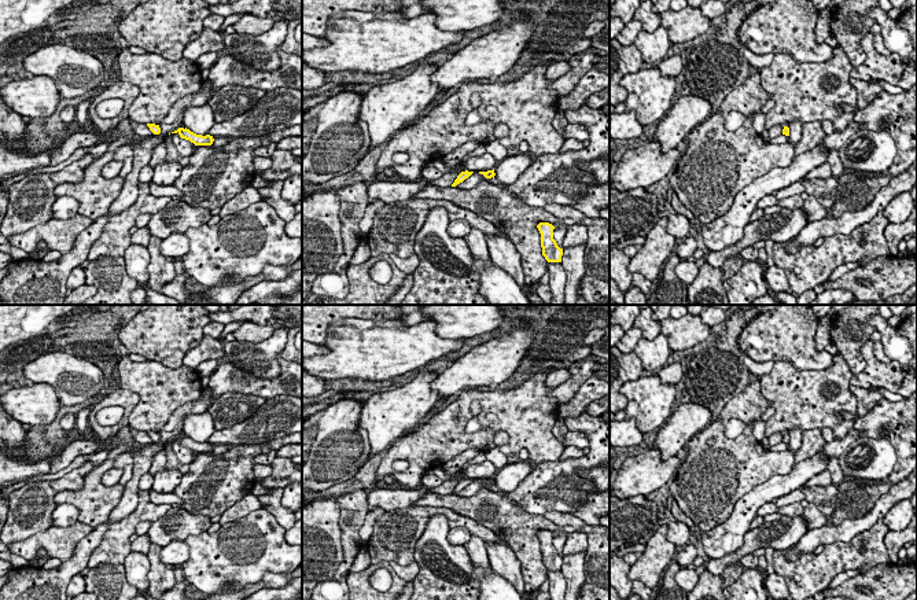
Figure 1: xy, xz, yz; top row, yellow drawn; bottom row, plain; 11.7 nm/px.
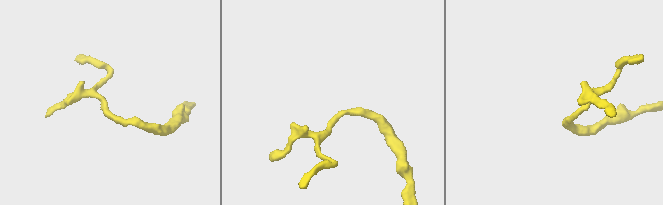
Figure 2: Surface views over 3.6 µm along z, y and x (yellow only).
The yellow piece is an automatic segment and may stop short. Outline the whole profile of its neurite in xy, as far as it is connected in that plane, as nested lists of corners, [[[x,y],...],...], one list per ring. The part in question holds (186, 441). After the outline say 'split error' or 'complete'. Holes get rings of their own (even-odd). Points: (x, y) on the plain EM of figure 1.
[[[178,435],[172,441],[178,441],[181,446],[189,448],[195,453],[211,453],[214,446],[210,442],[202,443],[191,439],[189,437]]] | complete

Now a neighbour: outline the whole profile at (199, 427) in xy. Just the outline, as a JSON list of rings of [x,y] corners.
[[[207,411],[198,415],[189,415],[183,422],[183,434],[196,442],[209,442],[214,431],[214,422]]]

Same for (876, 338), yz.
[[[873,331],[873,334],[870,335],[869,341],[873,342],[873,351],[874,351],[874,356],[876,356],[876,358],[879,361],[885,362],[885,364],[892,361],[884,353],[883,343],[881,343],[881,335],[877,331]]]

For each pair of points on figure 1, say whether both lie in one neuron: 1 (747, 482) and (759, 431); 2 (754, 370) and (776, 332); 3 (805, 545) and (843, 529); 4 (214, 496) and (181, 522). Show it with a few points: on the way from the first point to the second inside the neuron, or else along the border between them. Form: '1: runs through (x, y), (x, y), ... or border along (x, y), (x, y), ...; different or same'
1: border along (758, 418), (751, 422), (751, 433), (759, 442); different
2: border along (743, 352), (757, 361), (770, 360), (773, 363); different
3: runs through (814, 537), (833, 533); same
4: border along (183, 505), (191, 514), (209, 518); different

